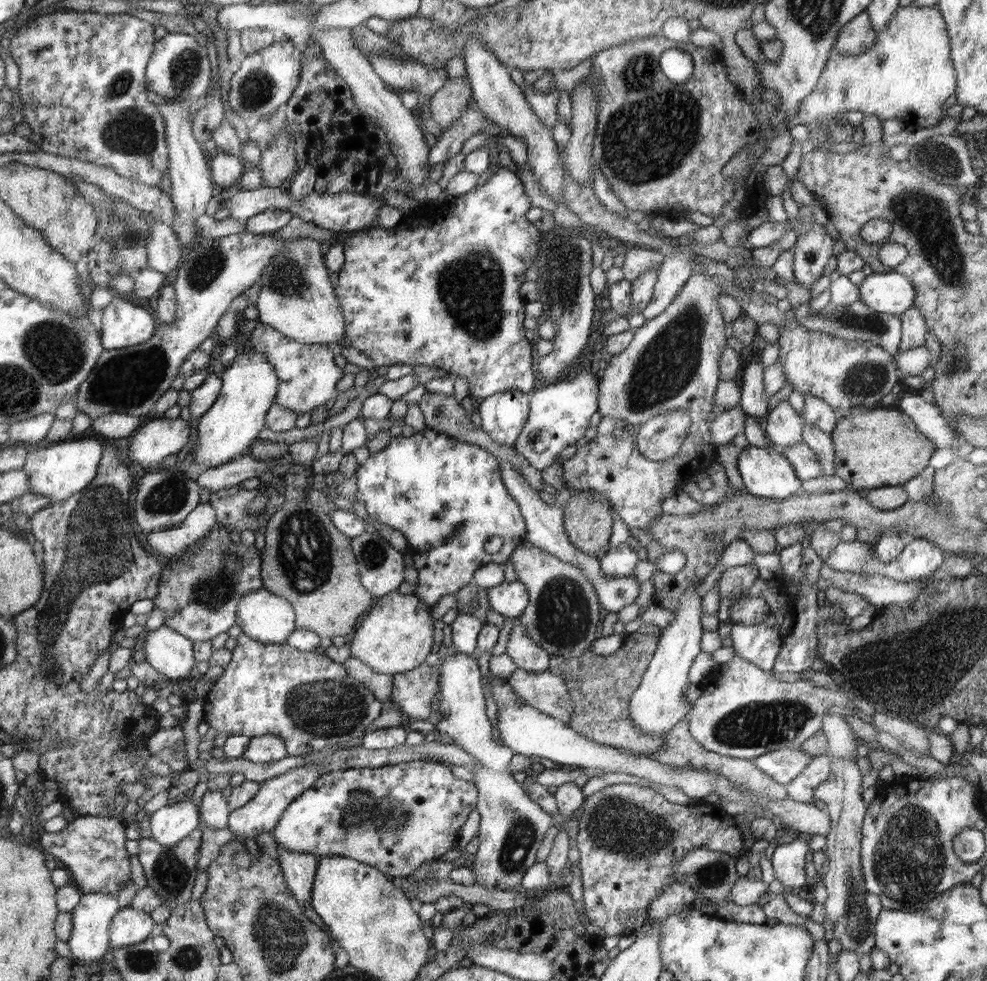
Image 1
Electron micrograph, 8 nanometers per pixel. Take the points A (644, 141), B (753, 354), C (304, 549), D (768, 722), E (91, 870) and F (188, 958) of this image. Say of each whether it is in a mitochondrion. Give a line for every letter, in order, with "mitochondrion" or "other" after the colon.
A: mitochondrion
B: other
C: mitochondrion
D: mitochondrion
E: other
F: mitochondrion

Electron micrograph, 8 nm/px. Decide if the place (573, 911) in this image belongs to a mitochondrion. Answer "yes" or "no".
no

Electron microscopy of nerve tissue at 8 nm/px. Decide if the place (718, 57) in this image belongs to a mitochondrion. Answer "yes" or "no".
no

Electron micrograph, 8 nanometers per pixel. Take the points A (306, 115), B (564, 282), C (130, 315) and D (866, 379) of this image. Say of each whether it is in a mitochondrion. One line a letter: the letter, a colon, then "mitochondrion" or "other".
A: other
B: mitochondrion
C: other
D: mitochondrion

